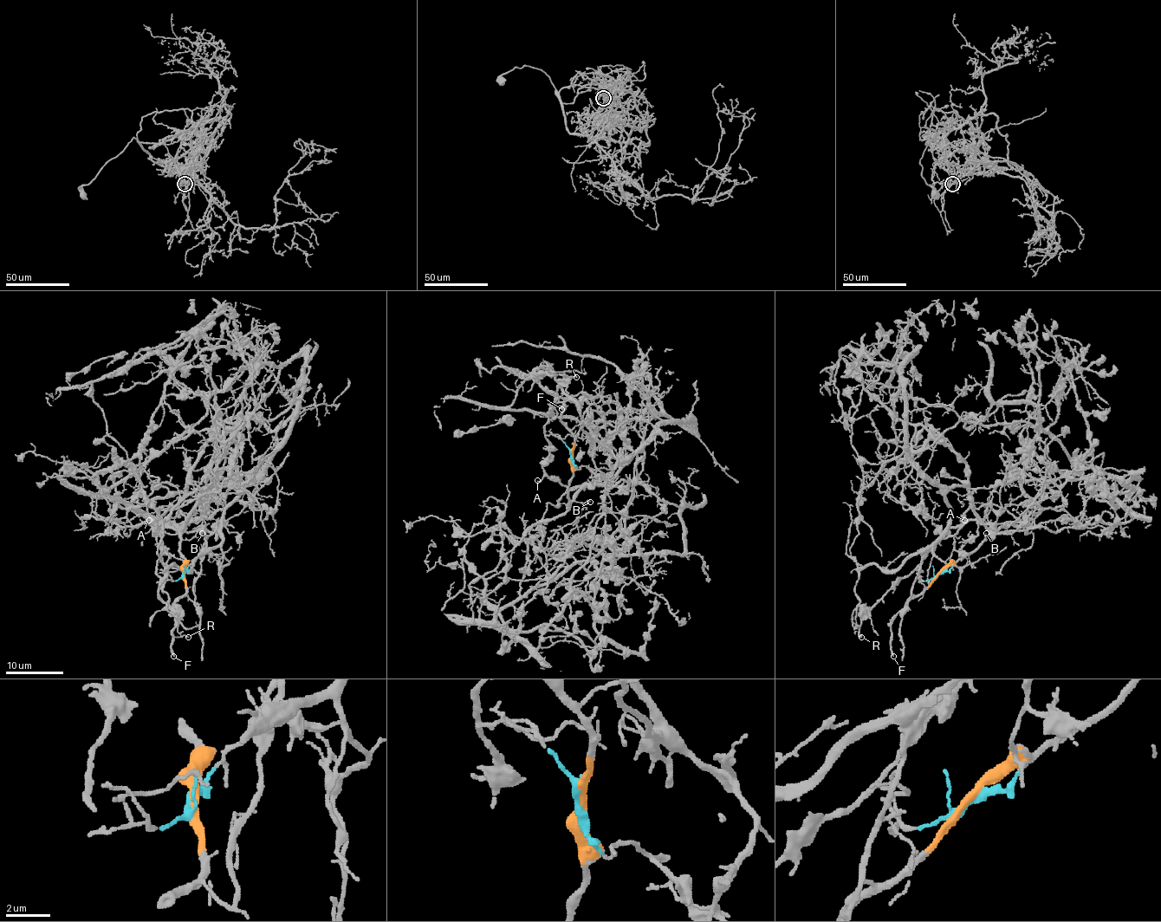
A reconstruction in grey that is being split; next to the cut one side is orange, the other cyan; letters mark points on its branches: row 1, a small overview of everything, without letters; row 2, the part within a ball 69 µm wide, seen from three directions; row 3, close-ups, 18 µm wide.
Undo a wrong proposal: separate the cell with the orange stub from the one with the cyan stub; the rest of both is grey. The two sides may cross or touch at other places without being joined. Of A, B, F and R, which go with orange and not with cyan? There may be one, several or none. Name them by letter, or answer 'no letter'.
B, F

